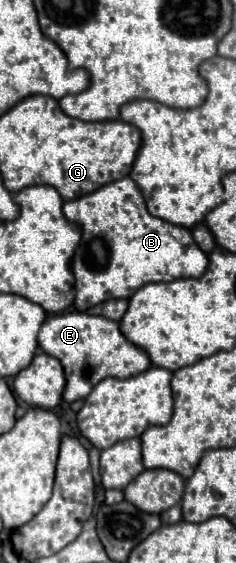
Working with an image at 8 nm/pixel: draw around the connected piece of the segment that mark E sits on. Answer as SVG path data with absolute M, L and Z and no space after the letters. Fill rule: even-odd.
M64 311L58 315L50 315L40 327L38 343L44 349L44 353L60 359L62 363L68 381L64 401L68 403L84 399L106 377L126 379L150 369L152 365L146 351L130 343L122 335L120 323L104 315L90 315L80 311Z

